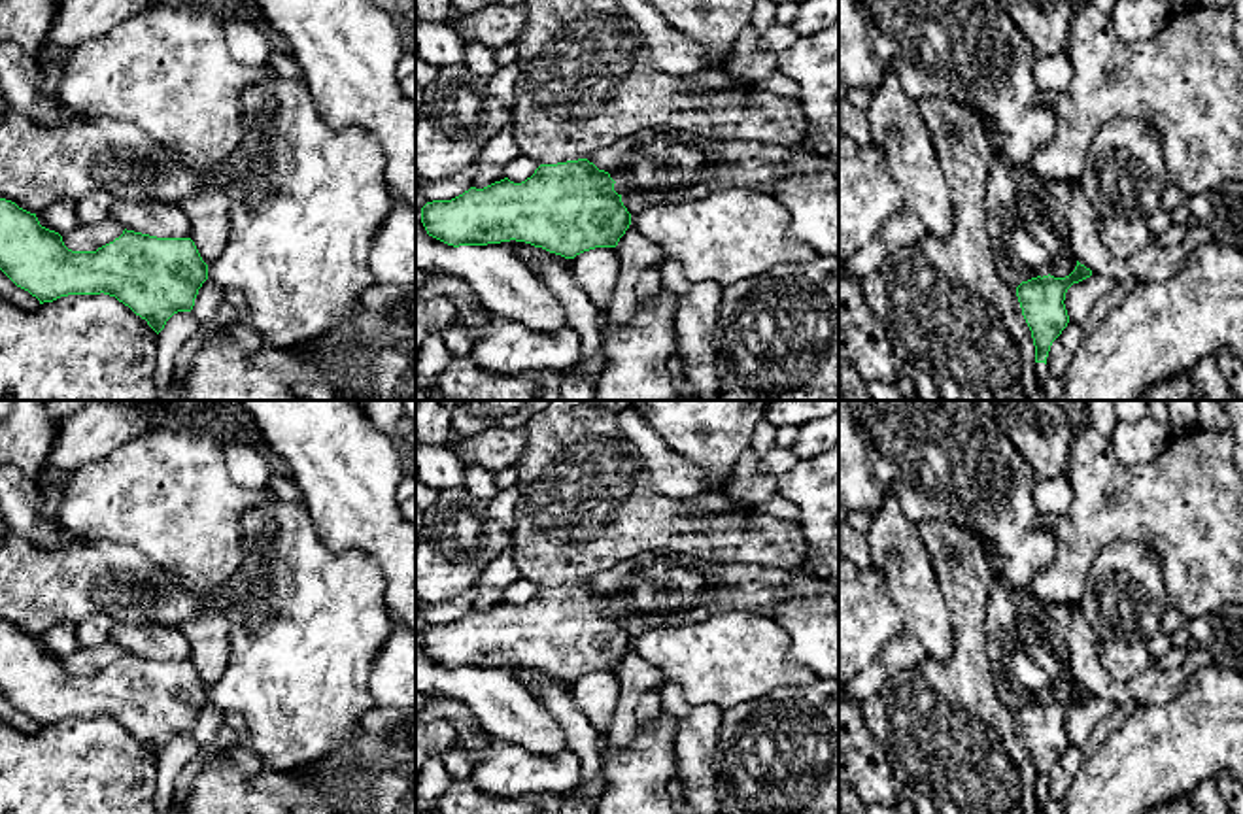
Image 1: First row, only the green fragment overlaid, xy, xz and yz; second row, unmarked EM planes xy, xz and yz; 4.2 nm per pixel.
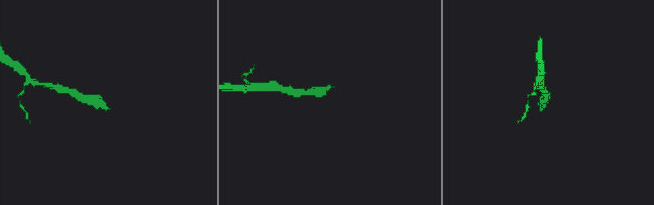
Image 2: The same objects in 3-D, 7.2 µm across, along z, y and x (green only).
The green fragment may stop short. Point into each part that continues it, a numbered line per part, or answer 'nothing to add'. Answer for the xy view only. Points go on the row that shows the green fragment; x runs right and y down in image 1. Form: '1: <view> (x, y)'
nothing to add

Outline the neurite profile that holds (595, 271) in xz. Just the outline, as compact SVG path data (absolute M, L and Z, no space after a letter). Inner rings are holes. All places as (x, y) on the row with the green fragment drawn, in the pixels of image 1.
M595 247L576 255L570 263L574 281L591 297L595 306L608 308L620 272L616 247Z

